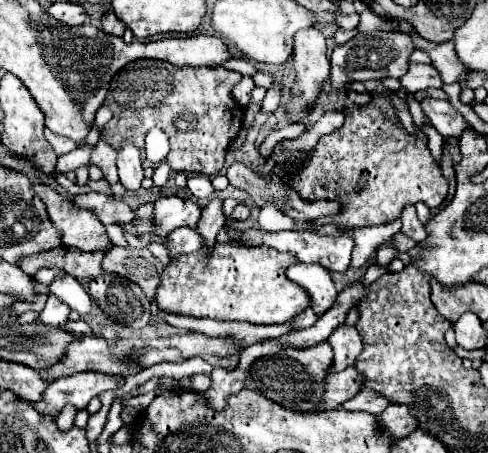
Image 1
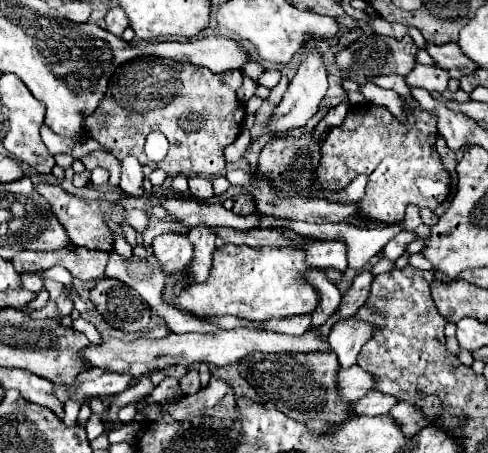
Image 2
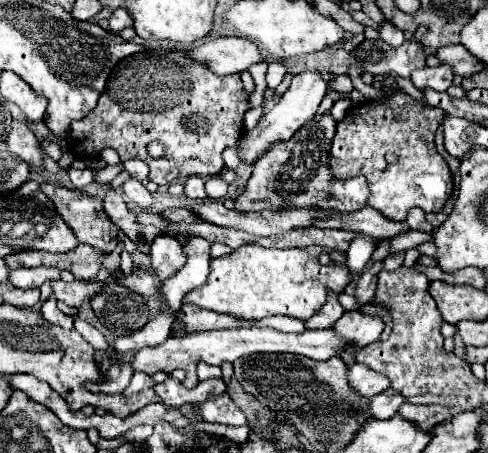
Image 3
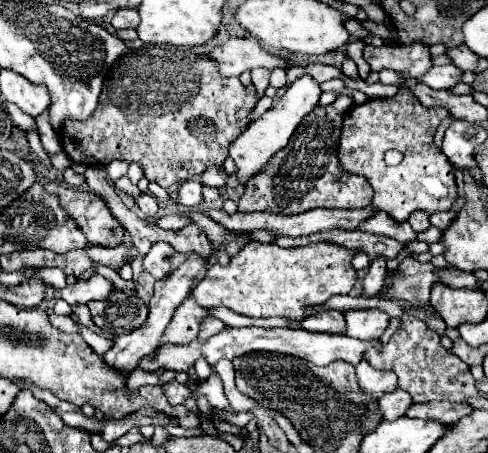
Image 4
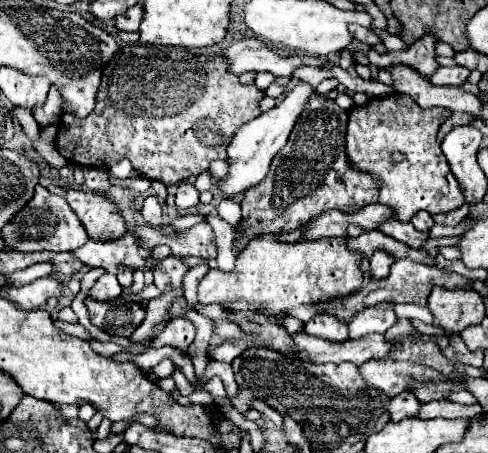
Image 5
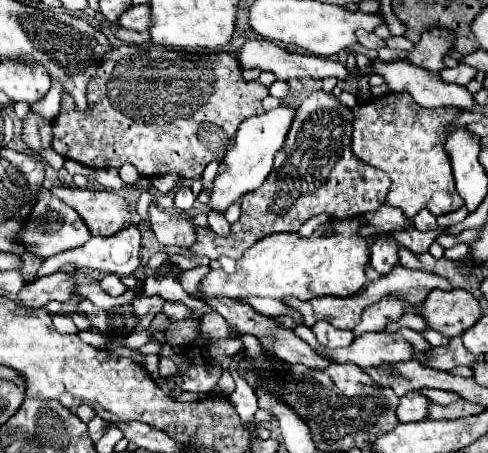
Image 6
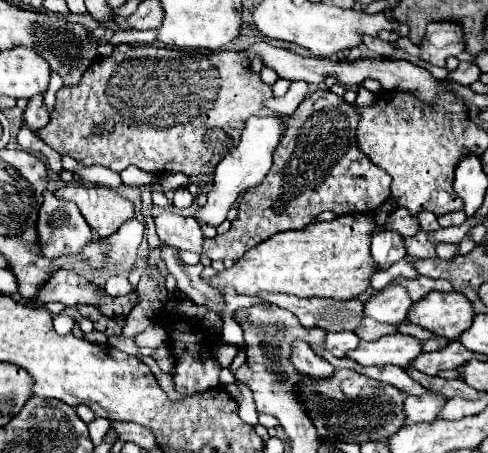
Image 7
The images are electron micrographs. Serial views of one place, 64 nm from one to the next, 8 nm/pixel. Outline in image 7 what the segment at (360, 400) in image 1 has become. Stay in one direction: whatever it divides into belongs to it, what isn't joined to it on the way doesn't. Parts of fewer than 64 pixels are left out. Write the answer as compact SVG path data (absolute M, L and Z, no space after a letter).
M422 394L422 396L408 396L404 402L406 410L406 424L414 422L432 422L440 416L440 408L444 408L446 398L442 394Z

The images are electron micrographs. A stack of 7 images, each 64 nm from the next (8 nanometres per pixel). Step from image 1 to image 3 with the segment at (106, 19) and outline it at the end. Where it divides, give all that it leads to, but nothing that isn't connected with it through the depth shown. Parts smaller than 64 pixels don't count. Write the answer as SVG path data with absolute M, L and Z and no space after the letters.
M118 8L118 10L112 12L108 24L110 24L110 30L112 30L114 34L118 34L118 32L124 30L126 26L132 26L132 16L128 16L128 10L126 10L126 8Z

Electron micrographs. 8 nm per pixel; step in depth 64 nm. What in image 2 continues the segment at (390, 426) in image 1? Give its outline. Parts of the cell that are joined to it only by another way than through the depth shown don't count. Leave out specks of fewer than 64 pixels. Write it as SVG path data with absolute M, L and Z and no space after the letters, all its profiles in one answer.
M398 402L390 410L390 418L394 418L408 436L412 436L412 434L420 432L420 428L428 426L424 416L420 416L420 410L414 410L412 404L408 404L408 402Z

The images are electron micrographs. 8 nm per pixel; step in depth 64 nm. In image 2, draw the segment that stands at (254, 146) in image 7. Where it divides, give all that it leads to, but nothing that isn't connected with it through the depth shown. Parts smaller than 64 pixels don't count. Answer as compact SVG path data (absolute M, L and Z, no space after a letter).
M308 42L304 48L302 48L302 54L304 60L296 72L296 76L292 78L284 98L280 100L280 104L272 110L272 116L266 120L266 130L270 134L280 134L280 132L288 132L292 128L302 128L306 126L306 122L318 112L318 106L322 102L322 98L326 96L326 90L328 90L328 74L326 74L326 68L324 68L324 62L318 54L318 44L314 42Z

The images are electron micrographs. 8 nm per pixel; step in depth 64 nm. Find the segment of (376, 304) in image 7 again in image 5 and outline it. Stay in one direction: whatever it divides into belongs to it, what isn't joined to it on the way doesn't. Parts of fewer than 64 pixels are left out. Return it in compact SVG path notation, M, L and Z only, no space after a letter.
M384 302L384 304L378 304L378 306L364 308L348 324L350 338L360 338L360 336L366 336L366 334L372 334L372 332L384 334L390 326L396 324L396 320L398 318L396 318L392 302Z

